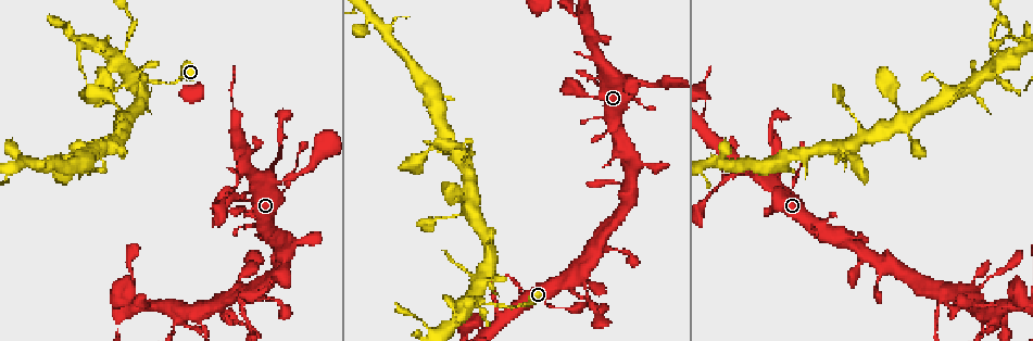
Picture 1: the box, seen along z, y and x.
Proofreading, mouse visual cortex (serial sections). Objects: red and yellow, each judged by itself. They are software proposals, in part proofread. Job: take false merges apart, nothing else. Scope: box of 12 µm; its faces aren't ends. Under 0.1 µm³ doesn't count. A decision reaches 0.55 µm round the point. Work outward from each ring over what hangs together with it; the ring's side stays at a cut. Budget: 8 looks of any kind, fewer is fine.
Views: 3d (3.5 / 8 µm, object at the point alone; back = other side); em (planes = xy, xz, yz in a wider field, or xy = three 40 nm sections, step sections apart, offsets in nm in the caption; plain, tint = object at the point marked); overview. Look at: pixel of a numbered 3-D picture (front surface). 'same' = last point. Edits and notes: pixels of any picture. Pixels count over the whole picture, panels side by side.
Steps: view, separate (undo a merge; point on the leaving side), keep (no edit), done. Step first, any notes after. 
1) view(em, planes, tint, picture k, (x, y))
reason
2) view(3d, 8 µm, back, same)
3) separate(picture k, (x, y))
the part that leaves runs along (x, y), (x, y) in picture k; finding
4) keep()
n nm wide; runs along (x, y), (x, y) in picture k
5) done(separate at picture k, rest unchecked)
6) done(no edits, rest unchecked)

view(3d, 3.5 µm, picture 1, (993, 73))
narrows sharply

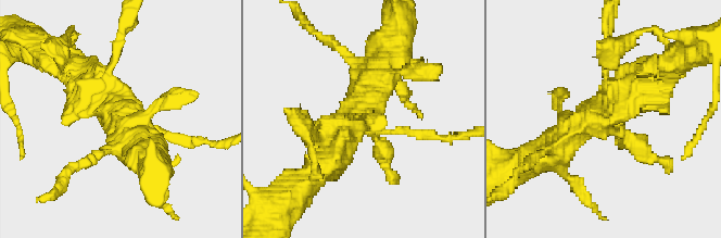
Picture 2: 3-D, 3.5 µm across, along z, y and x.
keep()
runs along (431, 136), (367, 122), (381, 61) in picture 2; all the same cell

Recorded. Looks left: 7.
view(3d, 3.5 µm, picture 1, (232, 320))
thin neck

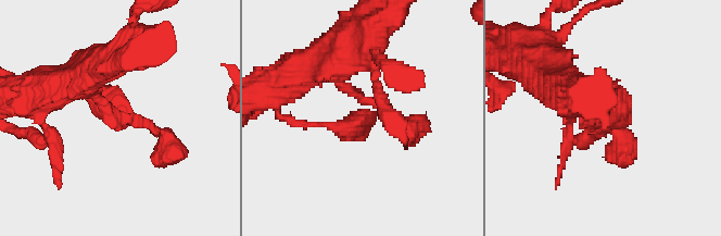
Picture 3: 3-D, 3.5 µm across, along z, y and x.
view(em, xy, step 3, tint, picture 3, (122, 117))

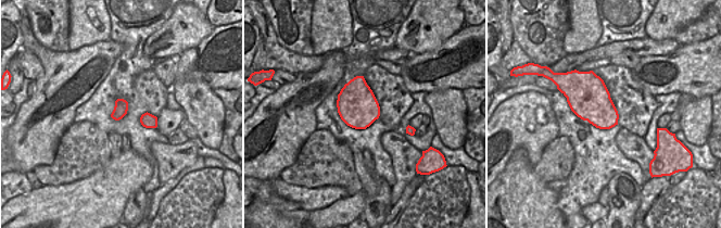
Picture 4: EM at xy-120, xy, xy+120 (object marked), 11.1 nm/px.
keep()
runs along (553, 76), (592, 119), (617, 89) in picture 3; all the same cell

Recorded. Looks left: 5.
view(3d, 3.5 µm, picture 1, (276, 183))
four-way junction

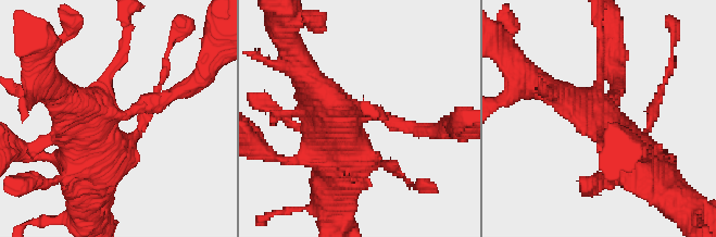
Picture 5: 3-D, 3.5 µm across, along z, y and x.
view(em, xy, step 2, tint, picture 5, (355, 120))
4 arms; arms of 150, 200, 350, 500 nm; now the EM

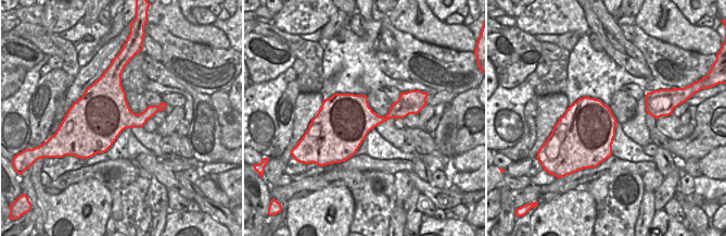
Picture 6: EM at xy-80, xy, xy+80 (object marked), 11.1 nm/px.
view(em, xy, step 1, tint, same)

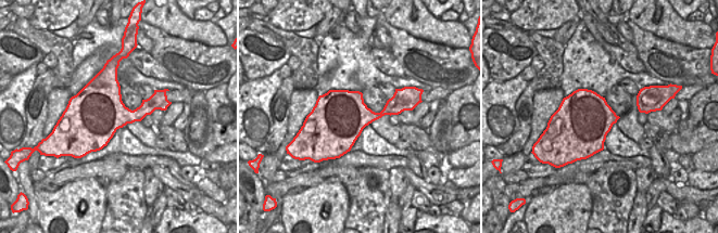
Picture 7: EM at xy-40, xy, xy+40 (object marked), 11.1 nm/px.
keep()
one cell here

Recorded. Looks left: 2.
view(3d, 3.5 µm, back, picture 1, (775, 152))

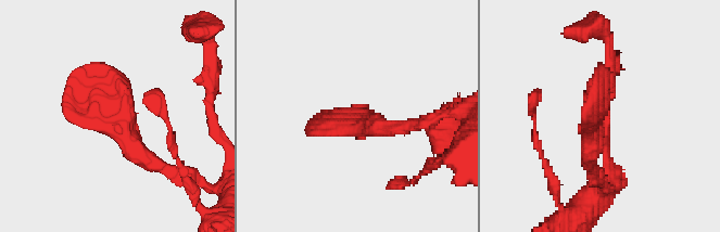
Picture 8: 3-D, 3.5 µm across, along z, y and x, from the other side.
view(em, xy, step 5, tint, picture 8, (361, 126))

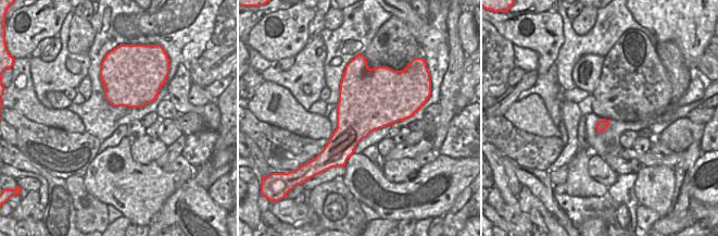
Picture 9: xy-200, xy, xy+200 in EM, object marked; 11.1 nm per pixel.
keep()
700 nm wide; runs along (165, 168), (72, 72) in picture 8; one cell here

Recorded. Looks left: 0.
done(no edits, rest unchecked)

